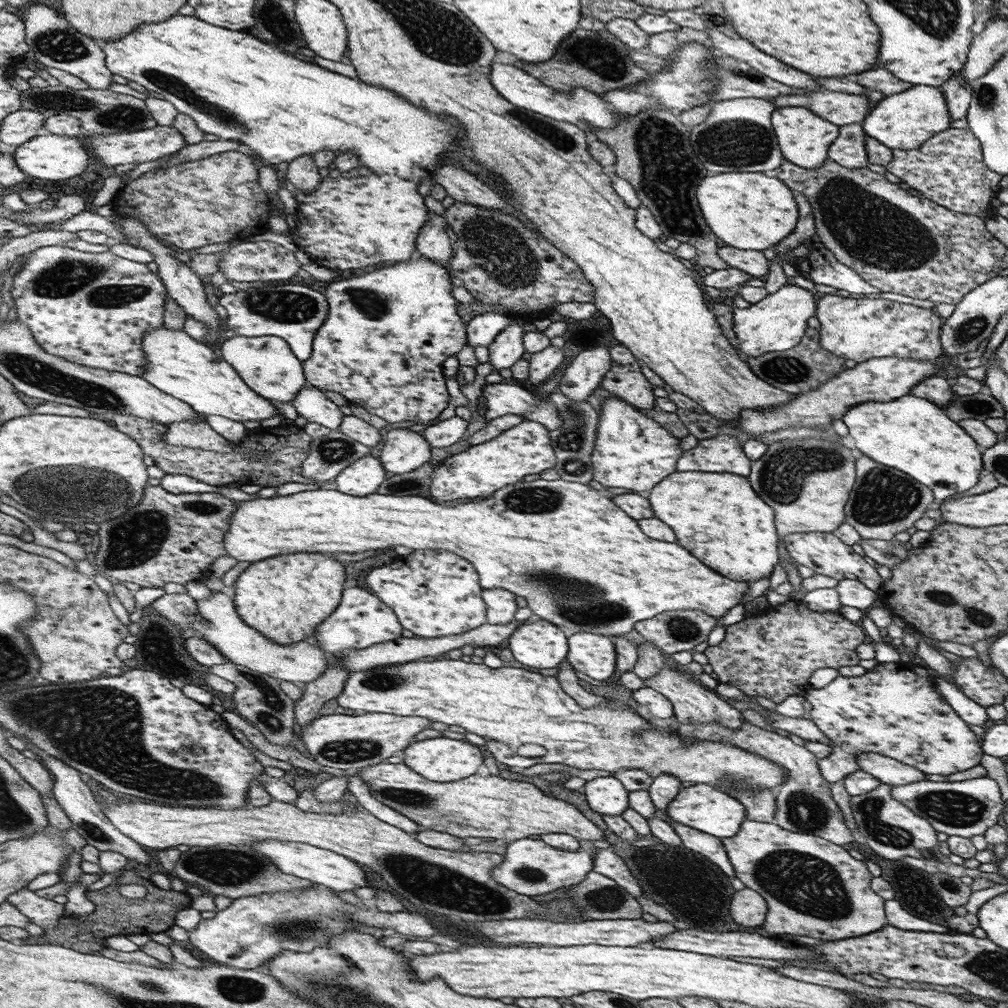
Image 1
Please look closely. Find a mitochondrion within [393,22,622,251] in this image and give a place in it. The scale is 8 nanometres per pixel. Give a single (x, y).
(560, 140)

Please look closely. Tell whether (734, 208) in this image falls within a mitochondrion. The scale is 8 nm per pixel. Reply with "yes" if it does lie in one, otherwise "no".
no

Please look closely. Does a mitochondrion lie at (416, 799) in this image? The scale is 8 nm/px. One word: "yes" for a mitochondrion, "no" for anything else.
yes

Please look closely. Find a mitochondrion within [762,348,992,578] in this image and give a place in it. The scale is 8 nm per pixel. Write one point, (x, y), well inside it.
(886, 498)

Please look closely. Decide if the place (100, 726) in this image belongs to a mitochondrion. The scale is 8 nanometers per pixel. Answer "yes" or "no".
yes

